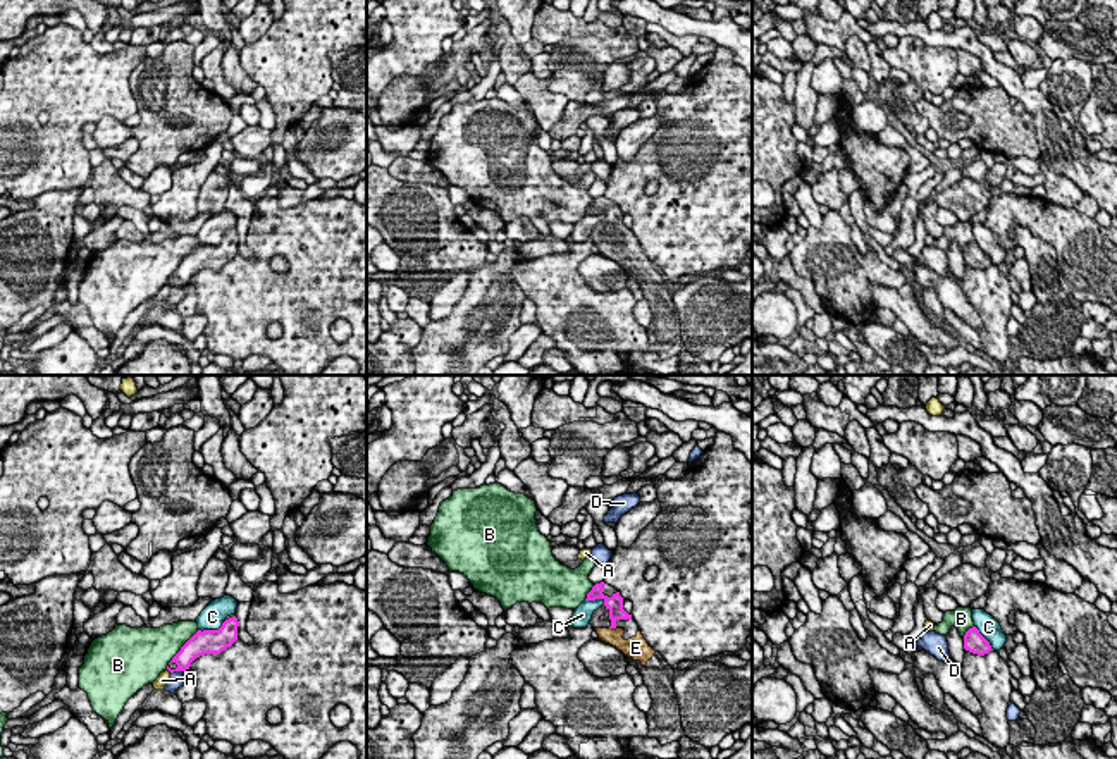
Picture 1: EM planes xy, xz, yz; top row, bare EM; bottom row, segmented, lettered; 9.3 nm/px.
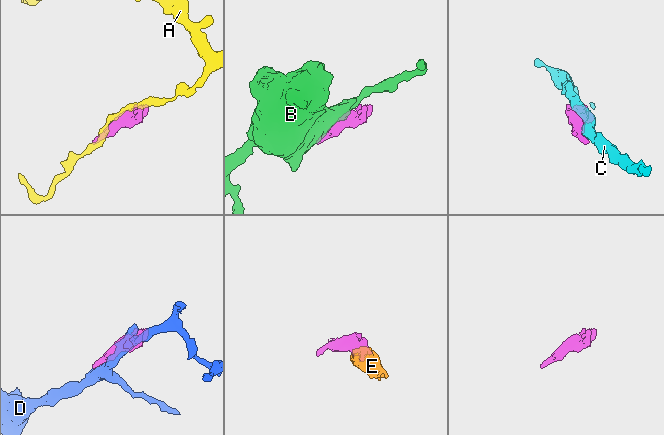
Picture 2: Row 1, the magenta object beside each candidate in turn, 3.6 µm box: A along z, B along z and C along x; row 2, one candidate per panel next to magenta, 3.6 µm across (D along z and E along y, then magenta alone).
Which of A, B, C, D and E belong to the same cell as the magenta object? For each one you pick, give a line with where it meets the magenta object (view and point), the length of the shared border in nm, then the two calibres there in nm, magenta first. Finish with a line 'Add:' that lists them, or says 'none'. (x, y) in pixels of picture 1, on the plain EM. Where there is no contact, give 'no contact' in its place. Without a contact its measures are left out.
E: xz (613, 241) | 70 nm | 160/170 nm
Add: E

